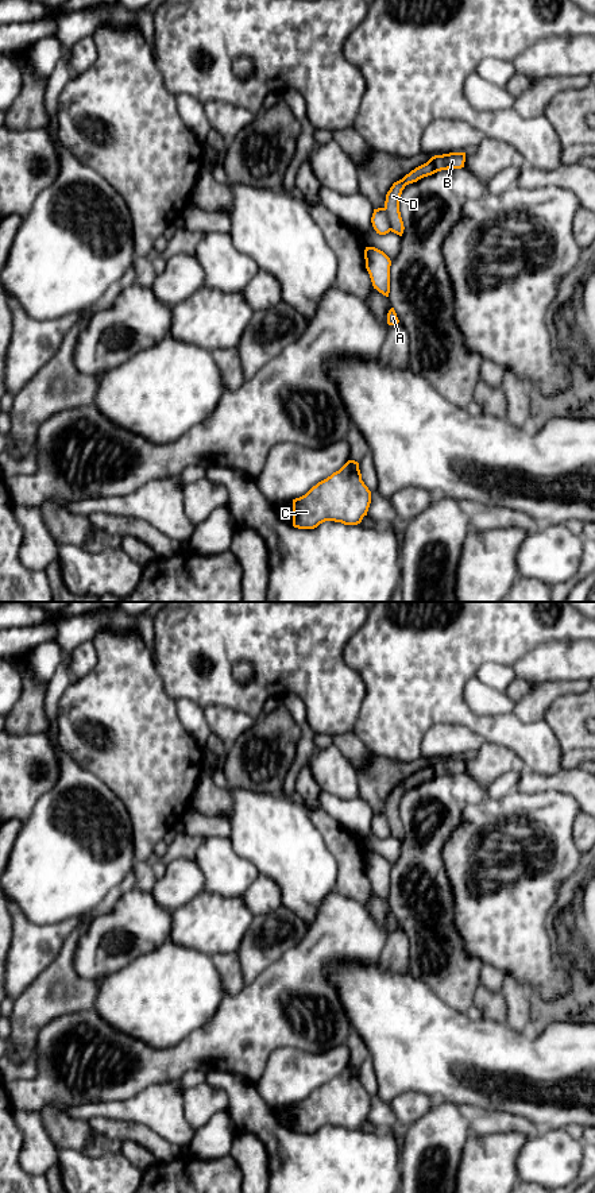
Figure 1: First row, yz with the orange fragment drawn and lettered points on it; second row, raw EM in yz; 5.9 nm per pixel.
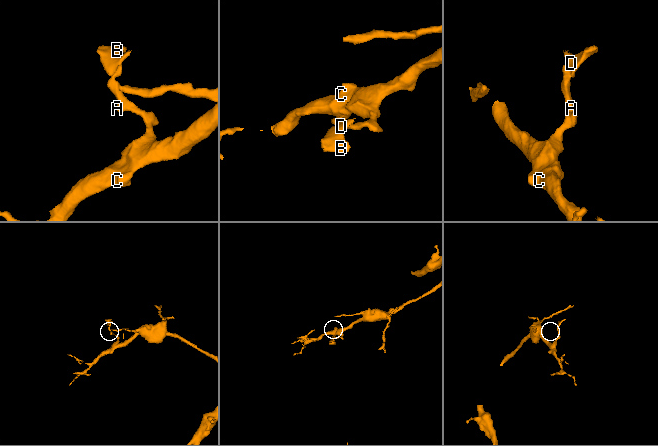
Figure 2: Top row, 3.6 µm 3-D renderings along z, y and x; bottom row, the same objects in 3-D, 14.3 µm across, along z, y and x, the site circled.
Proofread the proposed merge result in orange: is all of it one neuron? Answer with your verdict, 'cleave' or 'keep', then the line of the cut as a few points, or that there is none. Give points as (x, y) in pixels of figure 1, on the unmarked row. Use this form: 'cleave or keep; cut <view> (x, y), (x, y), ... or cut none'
cleave; cut yz (383, 813), (390, 834)

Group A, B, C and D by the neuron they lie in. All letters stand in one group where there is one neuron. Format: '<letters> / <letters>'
A C / B D

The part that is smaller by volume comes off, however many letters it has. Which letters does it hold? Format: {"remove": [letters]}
{"remove": ["B", "D"]}

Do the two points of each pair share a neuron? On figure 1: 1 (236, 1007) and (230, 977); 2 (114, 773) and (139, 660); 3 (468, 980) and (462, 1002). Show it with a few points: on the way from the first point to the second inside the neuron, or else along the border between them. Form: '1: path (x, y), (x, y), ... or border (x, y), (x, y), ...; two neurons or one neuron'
1: border (244, 984), (238, 992), (227, 995); two neurons
2: path (123, 745), (124, 688); one neuron
3: path (463, 985), (462, 996); one neuron

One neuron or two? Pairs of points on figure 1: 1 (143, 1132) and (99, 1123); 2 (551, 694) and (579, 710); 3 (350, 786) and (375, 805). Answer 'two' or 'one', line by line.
1: one
2: two
3: two

